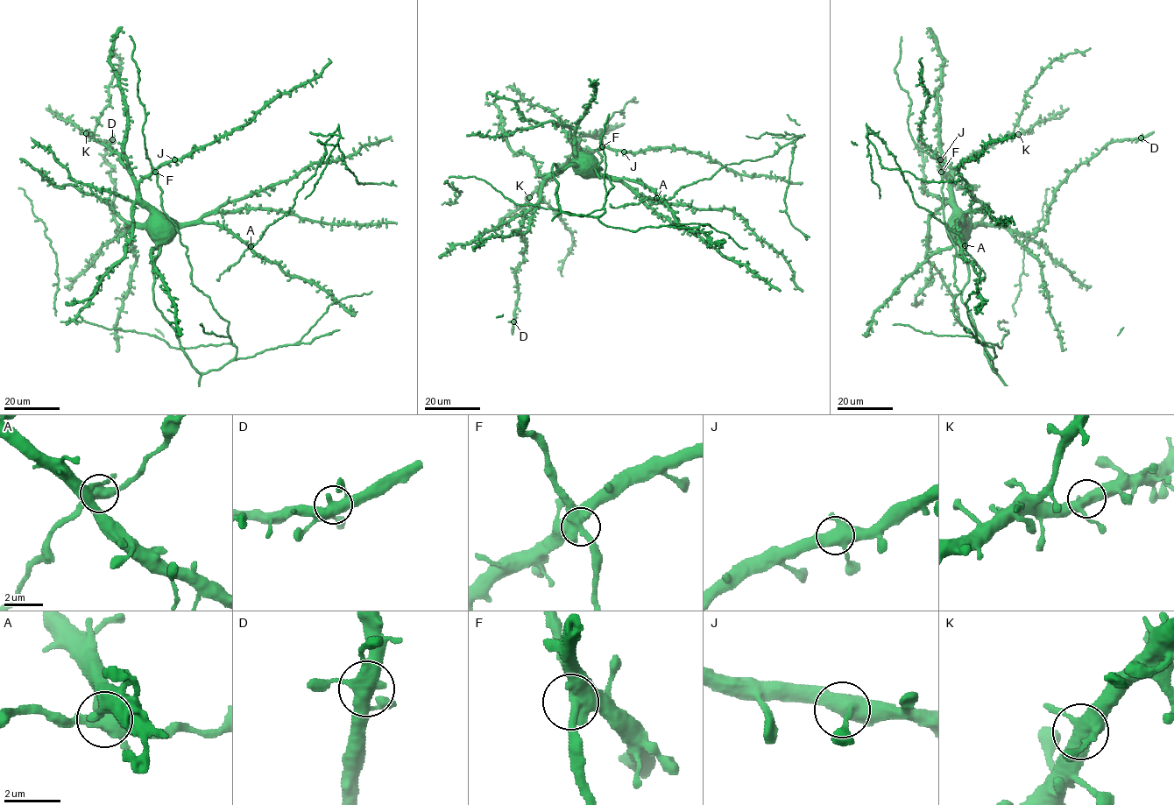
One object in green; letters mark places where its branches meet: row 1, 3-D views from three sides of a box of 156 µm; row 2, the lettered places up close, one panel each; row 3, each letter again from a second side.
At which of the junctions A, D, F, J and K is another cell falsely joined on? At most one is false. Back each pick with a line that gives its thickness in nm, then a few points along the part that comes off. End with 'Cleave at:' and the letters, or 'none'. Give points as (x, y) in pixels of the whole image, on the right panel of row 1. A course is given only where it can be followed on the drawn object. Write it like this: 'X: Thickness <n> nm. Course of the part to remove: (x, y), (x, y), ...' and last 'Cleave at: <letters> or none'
A: Thickness 440 nm. Course of the part to remove: (965, 244), (962, 236), (915, 202), (894, 156), (866, 128), (884, 168), (908, 171), (922, 180), (956, 184)
Cleave at: A

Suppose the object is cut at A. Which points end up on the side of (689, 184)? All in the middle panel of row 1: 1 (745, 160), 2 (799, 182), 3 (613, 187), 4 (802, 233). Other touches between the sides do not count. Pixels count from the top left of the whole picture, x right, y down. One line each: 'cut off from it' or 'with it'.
1: with it
2: cut off from it
3: cut off from it
4: with it

